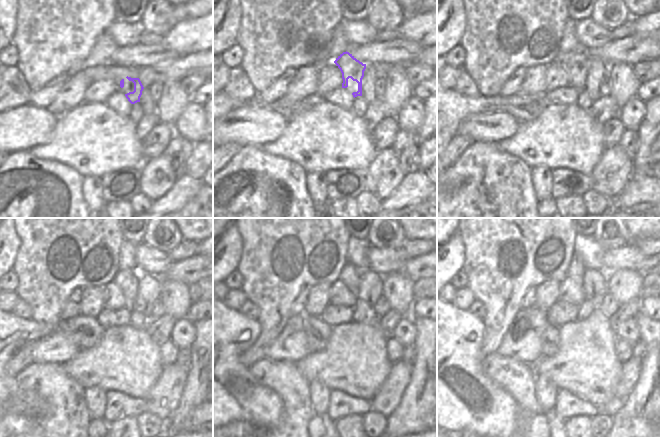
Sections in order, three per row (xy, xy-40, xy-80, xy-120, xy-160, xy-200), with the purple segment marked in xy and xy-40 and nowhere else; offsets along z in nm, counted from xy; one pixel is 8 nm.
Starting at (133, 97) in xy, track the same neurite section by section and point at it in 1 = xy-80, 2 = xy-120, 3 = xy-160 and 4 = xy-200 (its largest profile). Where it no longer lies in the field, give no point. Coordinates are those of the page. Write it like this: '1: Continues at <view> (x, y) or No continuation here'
1: Continues at xy-80 (575, 62)
2: Continues at xy-120 (127, 280)
3: Continues at xy-160 (350, 275)
4: Continues at xy-200 (575, 271).

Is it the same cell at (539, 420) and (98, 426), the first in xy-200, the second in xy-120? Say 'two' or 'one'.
one

